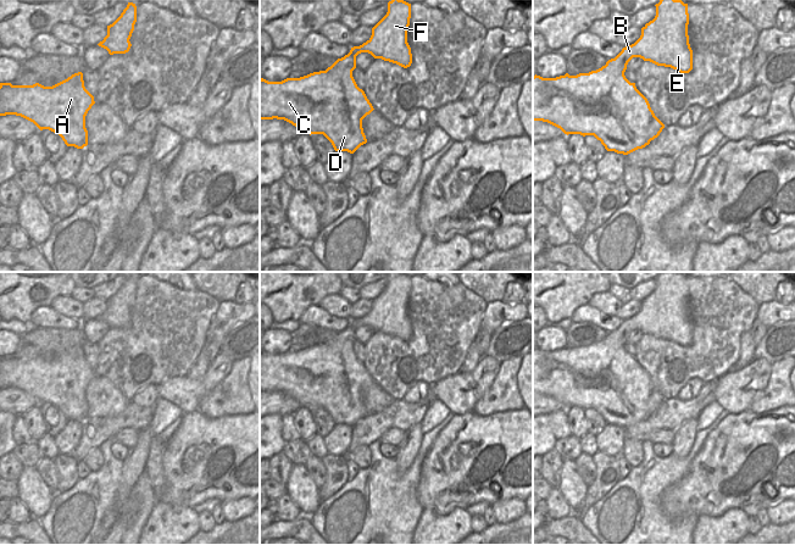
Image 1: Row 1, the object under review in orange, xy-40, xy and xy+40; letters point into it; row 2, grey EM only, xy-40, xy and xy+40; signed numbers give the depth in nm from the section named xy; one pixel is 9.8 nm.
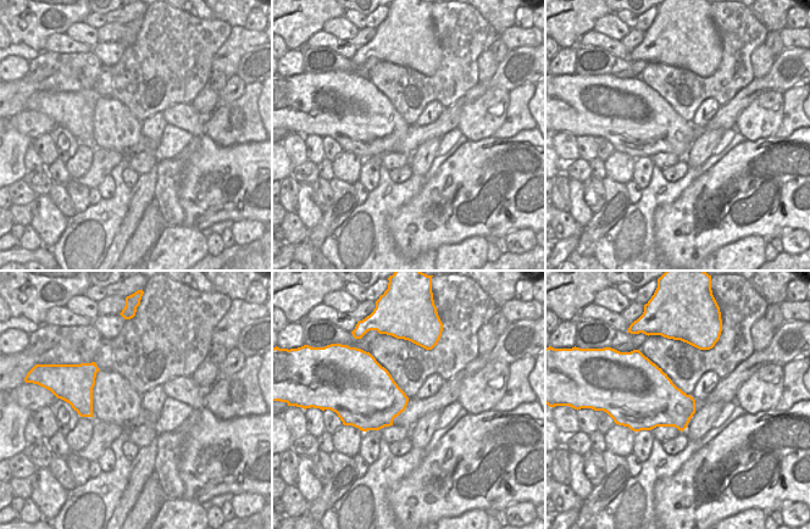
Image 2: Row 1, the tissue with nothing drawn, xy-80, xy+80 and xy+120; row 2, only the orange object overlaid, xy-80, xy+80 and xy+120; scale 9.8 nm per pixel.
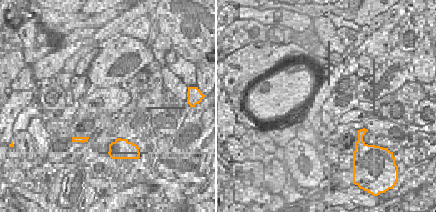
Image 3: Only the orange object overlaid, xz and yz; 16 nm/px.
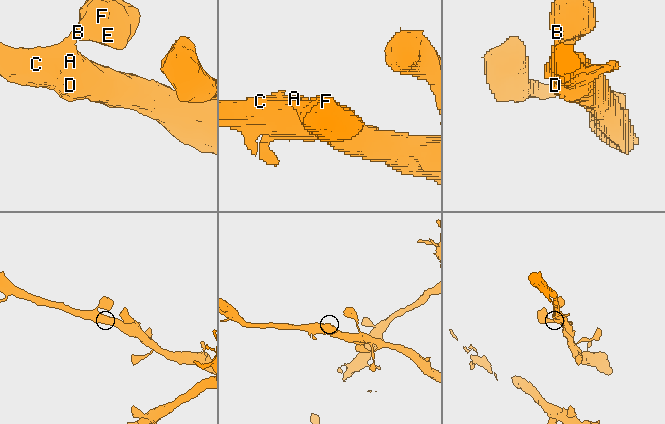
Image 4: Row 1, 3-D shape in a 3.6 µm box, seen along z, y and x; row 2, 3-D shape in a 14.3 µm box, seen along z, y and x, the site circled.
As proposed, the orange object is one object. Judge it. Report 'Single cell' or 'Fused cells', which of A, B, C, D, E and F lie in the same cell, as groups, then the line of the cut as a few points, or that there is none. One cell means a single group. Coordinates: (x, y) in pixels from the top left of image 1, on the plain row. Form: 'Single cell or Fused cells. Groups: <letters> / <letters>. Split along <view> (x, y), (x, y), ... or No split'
Single cell. Groups: A B C D E F. No split

